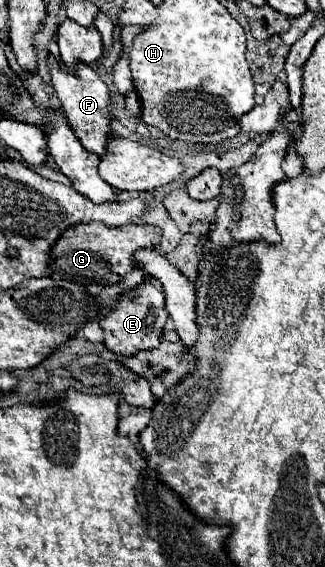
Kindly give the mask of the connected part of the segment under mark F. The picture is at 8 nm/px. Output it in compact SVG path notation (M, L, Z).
M50 57L48 61L50 61L52 85L58 93L58 99L62 101L62 111L64 111L64 117L68 119L68 125L72 127L72 131L76 131L76 137L80 139L80 143L86 151L102 157L106 153L106 143L112 137L112 131L110 131L112 115L110 115L108 87L88 65L80 63L80 65L76 65L76 69L68 71L66 65L56 63L54 57Z

